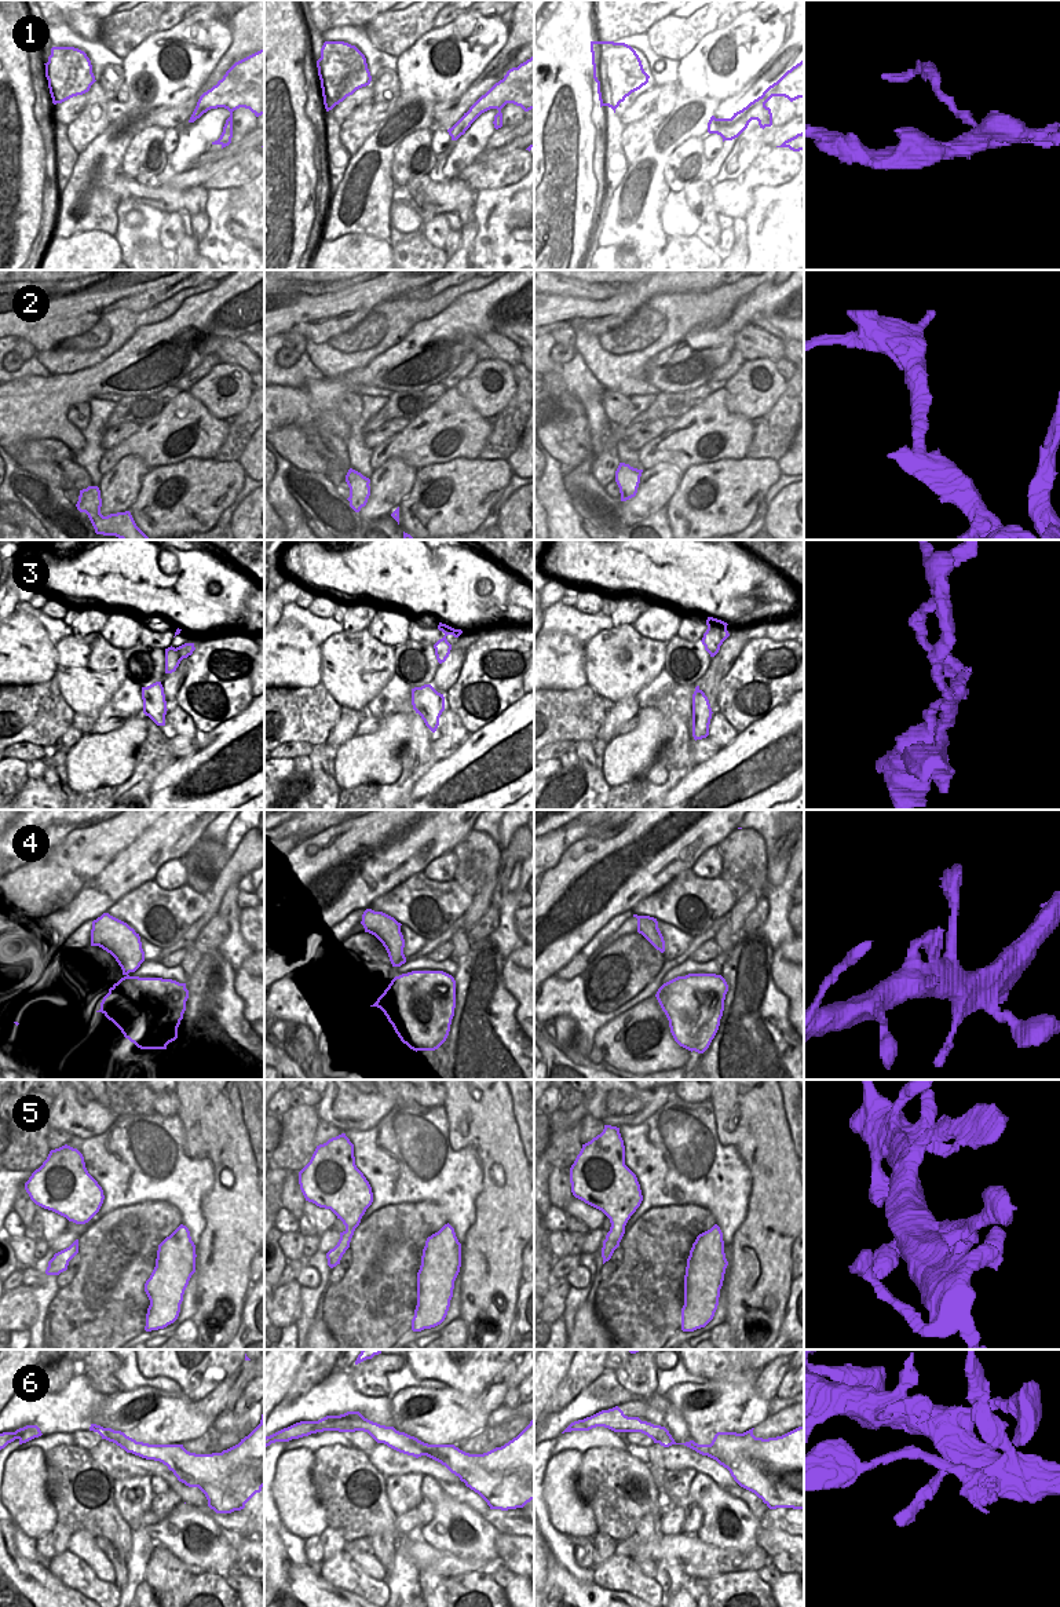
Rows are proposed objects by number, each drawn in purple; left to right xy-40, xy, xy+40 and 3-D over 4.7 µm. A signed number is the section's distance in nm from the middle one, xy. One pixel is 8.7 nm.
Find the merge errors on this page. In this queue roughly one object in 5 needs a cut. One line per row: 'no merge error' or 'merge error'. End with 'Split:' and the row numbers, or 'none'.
1: merge error
2: merge error
3: merge error
4: no merge error
5: no merge error
6: merge error
Split: 1, 2, 3, 6

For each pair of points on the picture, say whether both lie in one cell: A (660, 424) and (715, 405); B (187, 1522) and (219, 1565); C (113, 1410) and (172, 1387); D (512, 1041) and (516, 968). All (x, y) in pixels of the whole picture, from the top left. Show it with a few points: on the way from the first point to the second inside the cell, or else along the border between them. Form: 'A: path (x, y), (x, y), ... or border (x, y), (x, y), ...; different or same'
A: border (676, 419), (661, 434), (650, 439); different
B: path (192, 1531), (211, 1553); same
C: border (131, 1390), (152, 1387), (182, 1394); different
D: border (503, 968), (503, 983), (516, 1001), (519, 1026); different

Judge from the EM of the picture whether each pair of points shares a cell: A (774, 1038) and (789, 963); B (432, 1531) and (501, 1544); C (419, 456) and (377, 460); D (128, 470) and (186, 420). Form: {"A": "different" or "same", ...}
{"A": "different", "B": "different", "C": "same", "D": "different"}

